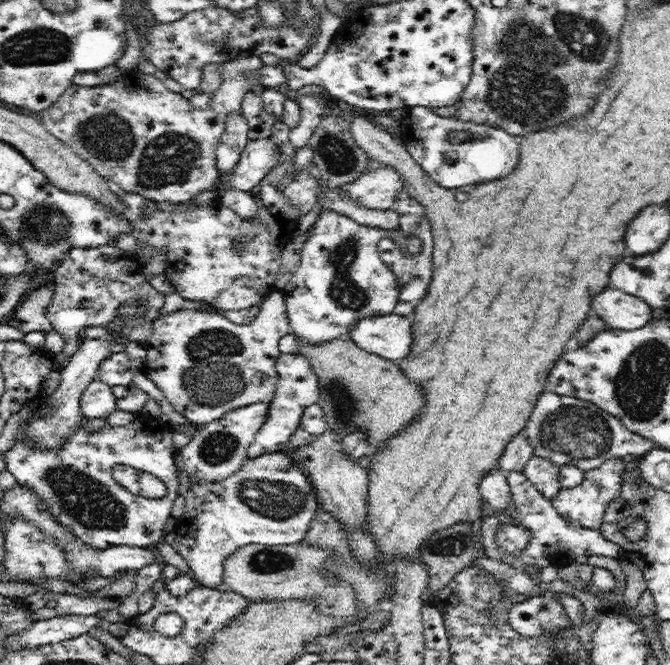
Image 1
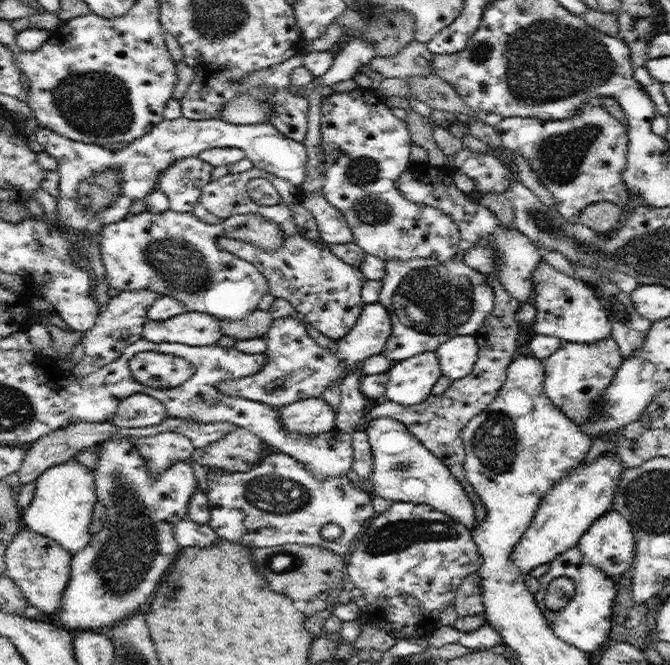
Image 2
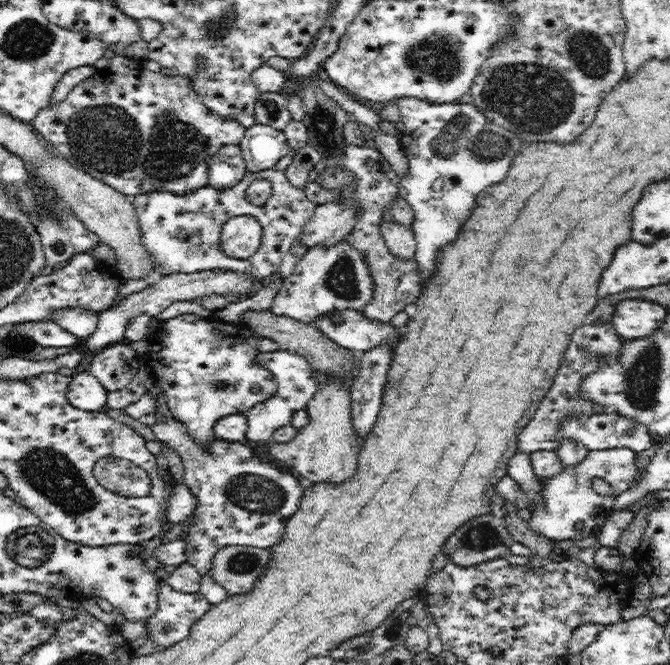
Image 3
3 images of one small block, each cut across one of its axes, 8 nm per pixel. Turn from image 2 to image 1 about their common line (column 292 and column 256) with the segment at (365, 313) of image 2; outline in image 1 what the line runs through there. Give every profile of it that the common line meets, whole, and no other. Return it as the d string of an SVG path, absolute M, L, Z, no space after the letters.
M274 290L268 298L266 298L263 306L261 307L257 317L248 324L238 325L230 320L226 319L219 313L213 311L200 311L198 308L190 308L177 310L168 314L161 314L153 320L152 334L142 342L142 346L145 347L147 355L146 362L144 364L144 373L150 378L156 386L163 392L164 396L170 404L174 407L174 410L182 414L189 423L196 426L203 426L210 424L212 421L216 421L217 418L222 418L224 414L238 408L258 404L258 402L270 402L274 399L275 390L278 380L278 372L276 371L276 358L280 356L281 352L278 348L278 340L282 336L286 336L290 332L288 324L288 315L286 314L286 299L279 290Z

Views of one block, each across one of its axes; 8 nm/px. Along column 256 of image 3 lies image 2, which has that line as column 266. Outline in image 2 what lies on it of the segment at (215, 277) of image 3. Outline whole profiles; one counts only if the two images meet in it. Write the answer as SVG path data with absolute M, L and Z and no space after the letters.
M172 209L154 214L149 210L128 213L120 222L113 222L101 230L100 254L106 269L109 288L121 291L151 290L159 296L174 297L188 311L206 313L215 319L239 321L258 309L263 294L269 292L267 278L254 265L219 246L214 230L224 230L224 224L210 224L198 219L192 212L174 212Z

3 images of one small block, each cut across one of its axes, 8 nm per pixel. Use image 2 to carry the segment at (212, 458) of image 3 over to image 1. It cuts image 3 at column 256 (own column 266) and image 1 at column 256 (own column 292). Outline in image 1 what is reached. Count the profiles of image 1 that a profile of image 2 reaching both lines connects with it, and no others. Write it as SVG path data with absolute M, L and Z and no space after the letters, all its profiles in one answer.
M266 453L258 458L246 456L242 468L220 482L194 480L185 496L185 508L176 519L176 538L172 546L186 560L198 583L213 589L222 586L222 565L226 556L249 544L289 545L302 542L310 528L310 522L320 511L314 485L306 474L285 453Z

